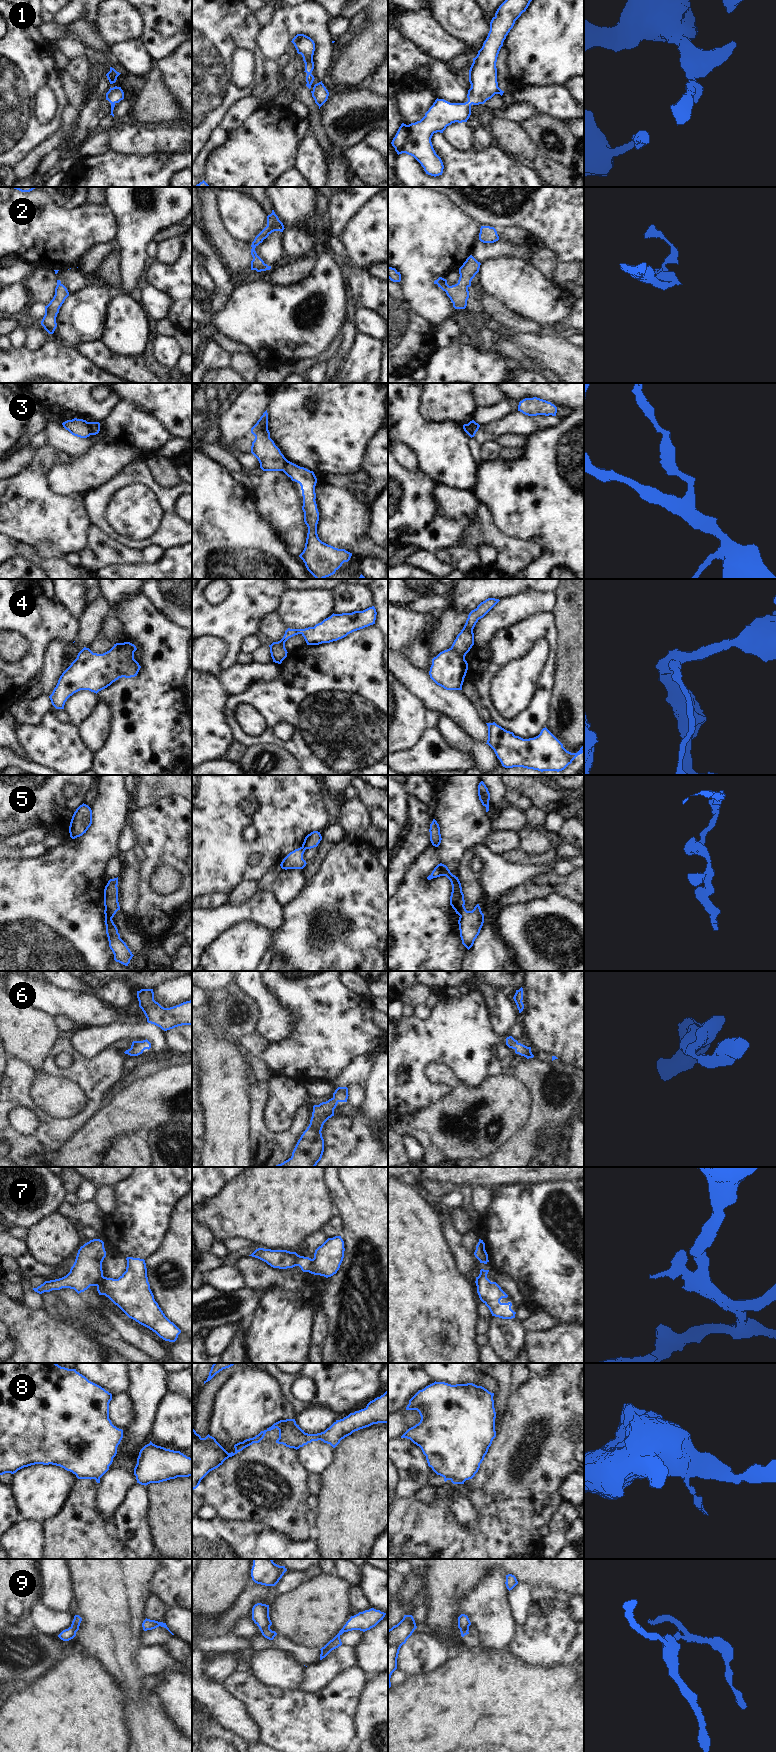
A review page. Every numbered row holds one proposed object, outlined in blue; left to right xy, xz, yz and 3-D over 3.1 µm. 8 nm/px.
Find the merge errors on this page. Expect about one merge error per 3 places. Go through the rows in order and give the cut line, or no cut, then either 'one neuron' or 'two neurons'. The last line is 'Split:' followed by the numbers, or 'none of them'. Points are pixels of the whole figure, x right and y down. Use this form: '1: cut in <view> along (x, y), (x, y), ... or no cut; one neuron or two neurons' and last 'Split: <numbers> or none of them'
1: no cut; one neuron
2: no cut; one neuron
3: cut in xy along (87, 422), (91, 434); two neurons
4: cut in yz along (449, 648), (453, 649), (464, 659); two neurons
5: cut in xy along (105, 907), (111, 918); two neurons
6: no cut; one neuron
7: cut in yz along (486, 1276), (480, 1276), (476, 1279); two neurons
8: cut in yz along (444, 1477), (460, 1478), (464, 1481); two neurons
9: no cut; one neuron
Split: 3, 4, 5, 7, 8

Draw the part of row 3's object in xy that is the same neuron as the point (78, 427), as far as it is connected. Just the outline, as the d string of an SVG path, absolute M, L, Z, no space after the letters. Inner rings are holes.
M74 418L63 422L62 425L74 436L87 438L91 435L89 424L86 420Z

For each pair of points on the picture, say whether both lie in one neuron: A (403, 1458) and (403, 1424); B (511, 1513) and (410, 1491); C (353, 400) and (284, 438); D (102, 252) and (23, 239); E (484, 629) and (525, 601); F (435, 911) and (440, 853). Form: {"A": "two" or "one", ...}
{"A": "two", "B": "two", "C": "one", "D": "two", "E": "one", "F": "one"}

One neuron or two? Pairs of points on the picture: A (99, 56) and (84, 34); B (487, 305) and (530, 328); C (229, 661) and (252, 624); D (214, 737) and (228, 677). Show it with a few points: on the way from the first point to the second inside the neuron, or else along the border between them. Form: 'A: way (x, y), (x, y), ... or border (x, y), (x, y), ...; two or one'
A: way (98, 51), (89, 39); one
B: way (498, 313), (519, 323); one
C: way (232, 651), (233, 641), (242, 632); one
D: border (217, 674), (224, 689), (229, 694); two

